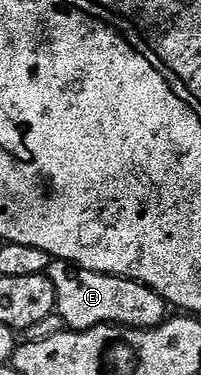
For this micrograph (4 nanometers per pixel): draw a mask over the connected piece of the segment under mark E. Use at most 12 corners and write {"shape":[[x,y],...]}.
{"shape":[[50,260],[70,330],[154,329],[167,303],[126,277]]}

